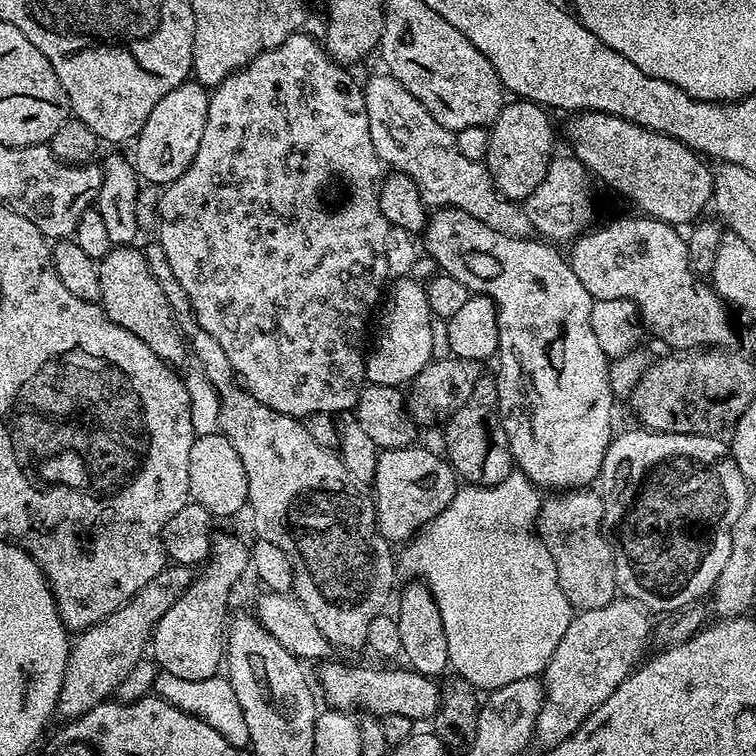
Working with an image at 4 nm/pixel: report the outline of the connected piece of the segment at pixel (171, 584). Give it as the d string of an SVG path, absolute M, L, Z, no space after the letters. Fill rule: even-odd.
M168 564L165 565L165 568L162 569L159 574L158 578L151 579L150 582L146 584L136 595L132 596L131 599L127 601L122 607L114 612L114 614L108 615L105 619L102 620L101 623L96 623L93 627L84 629L83 632L79 633L71 648L69 649L67 664L66 664L66 674L63 678L62 690L59 692L59 702L57 704L57 715L62 716L64 720L69 719L76 719L80 717L84 713L88 713L94 706L105 703L111 696L109 696L116 688L120 687L126 680L126 678L131 674L132 670L135 668L136 664L139 662L143 652L147 651L150 639L151 639L151 632L156 626L157 622L159 622L162 618L163 614L166 614L166 610L173 605L175 600L179 599L179 597L189 589L192 585L193 581L195 580L196 572L195 569L191 565L183 565L183 564Z

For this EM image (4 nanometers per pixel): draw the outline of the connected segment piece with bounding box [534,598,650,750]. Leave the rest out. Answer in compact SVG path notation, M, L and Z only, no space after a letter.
M617 598L611 600L606 606L598 606L598 610L586 610L585 612L577 611L572 617L570 626L566 626L566 634L562 634L562 642L558 642L558 650L554 650L554 654L550 658L550 662L545 666L542 673L542 683L544 686L544 705L538 714L538 722L536 723L535 743L541 744L544 750L553 748L555 744L560 744L566 738L570 738L570 734L574 734L574 730L578 730L578 726L582 726L582 722L586 722L586 718L594 711L598 710L598 706L602 706L602 702L606 702L606 698L610 698L610 694L614 694L614 690L618 690L626 677L632 675L634 669L641 663L642 657L645 655L644 647L647 646L648 640L650 644L650 619L649 613L637 604L635 600L627 598Z

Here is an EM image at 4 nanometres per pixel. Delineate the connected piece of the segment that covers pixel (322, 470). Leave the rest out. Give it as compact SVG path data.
M152 238L148 245L143 245L142 251L154 278L158 278L158 286L162 286L166 294L166 302L170 302L174 326L178 326L184 335L187 349L200 362L199 371L203 372L210 386L214 386L220 399L219 431L234 446L234 450L238 450L238 458L242 458L248 479L247 507L250 512L252 508L252 524L257 532L255 535L286 550L294 570L292 592L306 614L314 618L314 623L318 625L318 630L322 630L329 645L333 649L363 649L368 642L370 622L374 622L374 618L387 609L384 607L392 596L392 583L396 580L393 545L376 527L373 501L366 495L365 489L356 484L350 474L346 474L346 466L340 461L339 455L333 449L318 446L318 442L310 438L303 422L278 410L270 410L270 406L251 396L247 388L238 386L238 377L230 366L230 358L226 358L222 345L211 334L206 334L204 324L194 314L190 298L186 290L182 290L182 282L174 278L174 270L170 270L166 250L162 250L159 239Z

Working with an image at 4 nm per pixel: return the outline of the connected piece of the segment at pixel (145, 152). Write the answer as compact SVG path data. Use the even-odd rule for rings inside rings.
M185 82L170 90L170 94L166 94L166 98L158 101L158 106L150 110L146 126L142 126L134 141L134 163L141 181L167 186L188 169L190 162L194 162L198 142L202 142L202 130L206 130L209 95L209 89L200 84Z

